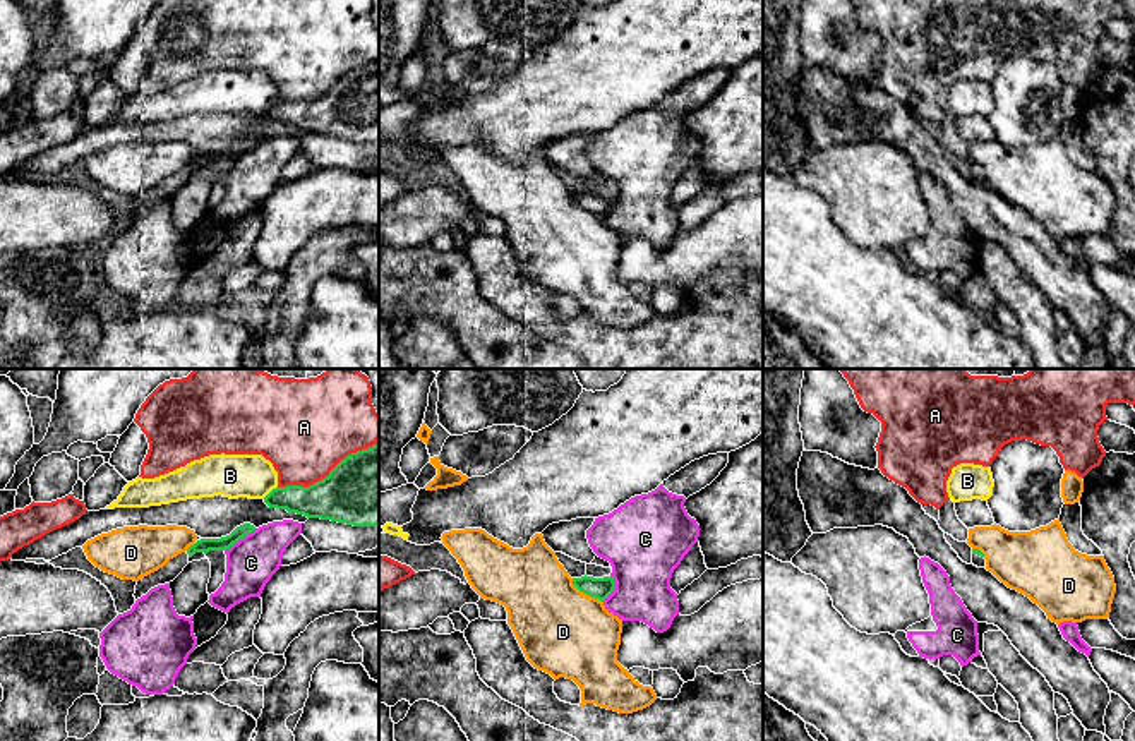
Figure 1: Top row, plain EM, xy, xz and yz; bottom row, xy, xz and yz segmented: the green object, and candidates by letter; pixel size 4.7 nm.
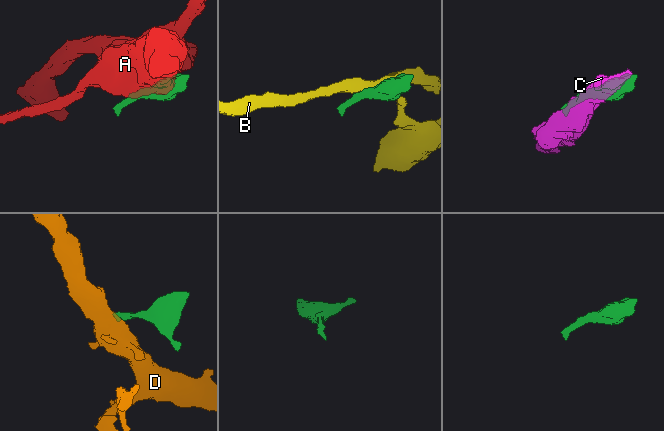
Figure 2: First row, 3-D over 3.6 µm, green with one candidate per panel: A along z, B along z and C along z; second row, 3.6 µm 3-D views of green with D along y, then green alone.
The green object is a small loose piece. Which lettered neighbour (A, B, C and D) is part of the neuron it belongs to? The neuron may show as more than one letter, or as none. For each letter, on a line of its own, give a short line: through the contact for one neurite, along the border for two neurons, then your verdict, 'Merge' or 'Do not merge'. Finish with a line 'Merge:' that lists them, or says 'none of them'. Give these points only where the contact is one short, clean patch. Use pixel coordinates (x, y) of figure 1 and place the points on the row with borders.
A: Do not merge
B: Do not merge
C: Do not merge
D: Line: xz (571, 578), (580, 590), (602, 602). Do not merge
Merge: none of them

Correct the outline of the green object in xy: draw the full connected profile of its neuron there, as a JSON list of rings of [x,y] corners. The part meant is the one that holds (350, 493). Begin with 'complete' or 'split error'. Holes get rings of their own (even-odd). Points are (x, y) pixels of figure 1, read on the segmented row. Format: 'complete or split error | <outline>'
complete | [[[379,444],[348,455],[341,460],[327,477],[303,487],[286,485],[273,489],[264,503],[269,508],[286,509],[288,513],[303,515],[307,518],[331,520],[353,527],[379,525]]]

